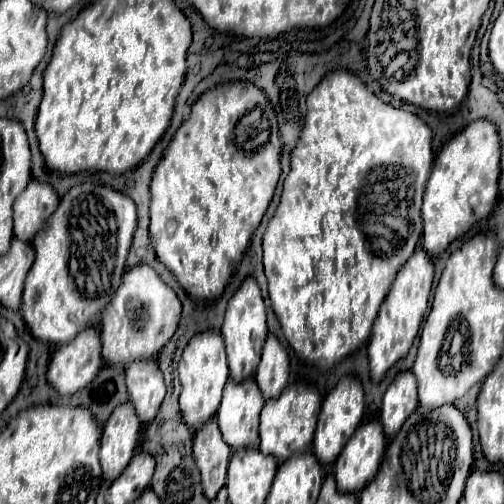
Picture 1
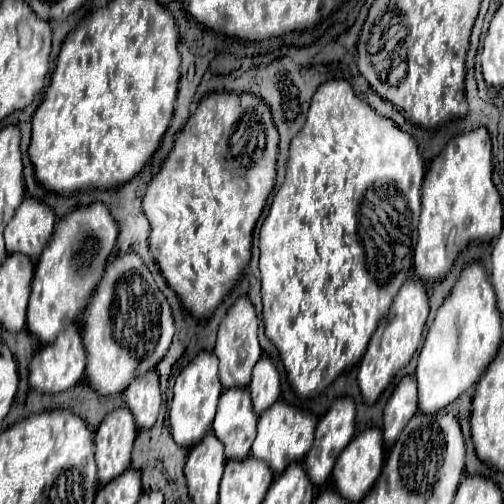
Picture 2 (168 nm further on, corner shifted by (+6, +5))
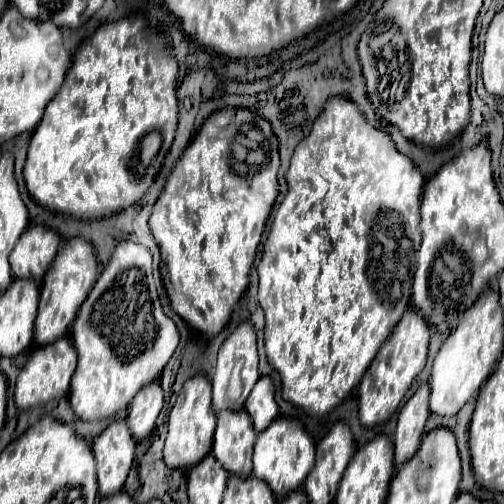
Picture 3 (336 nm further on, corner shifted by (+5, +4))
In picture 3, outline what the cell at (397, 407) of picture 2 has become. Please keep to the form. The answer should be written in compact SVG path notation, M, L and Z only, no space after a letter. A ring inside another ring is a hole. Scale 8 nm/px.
M424 383L418 387L418 391L408 399L408 403L402 407L398 415L398 427L394 435L394 447L396 457L394 463L402 465L406 459L418 451L418 443L422 441L426 421L430 417L430 385Z

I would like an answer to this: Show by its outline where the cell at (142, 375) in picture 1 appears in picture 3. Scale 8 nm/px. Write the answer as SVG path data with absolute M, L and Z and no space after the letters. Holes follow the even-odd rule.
M156 381L142 387L136 393L136 397L128 407L128 427L134 439L144 439L146 435L150 435L162 411L162 405L164 405L164 395Z

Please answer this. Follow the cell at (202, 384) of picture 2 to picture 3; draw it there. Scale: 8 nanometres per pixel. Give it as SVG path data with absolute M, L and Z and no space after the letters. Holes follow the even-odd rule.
M204 375L188 379L170 411L168 419L168 437L164 445L164 463L170 469L188 471L194 463L202 461L212 451L212 435L216 429L216 413L212 409L212 391L210 381Z

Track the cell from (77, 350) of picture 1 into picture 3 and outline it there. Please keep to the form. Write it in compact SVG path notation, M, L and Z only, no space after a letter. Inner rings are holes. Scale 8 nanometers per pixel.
M66 337L58 339L54 345L50 343L46 347L36 349L16 379L16 389L14 389L16 407L30 409L30 407L46 403L50 399L64 397L70 391L70 379L72 379L74 371L76 371L76 351Z

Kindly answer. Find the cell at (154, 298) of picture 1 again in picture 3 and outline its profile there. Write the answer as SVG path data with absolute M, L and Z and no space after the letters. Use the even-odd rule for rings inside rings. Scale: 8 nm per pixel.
M120 241L98 281L94 283L86 303L78 311L78 319L72 325L72 343L78 351L78 367L70 383L70 407L74 415L82 421L100 421L114 417L130 405L130 399L144 387L160 377L162 369L170 361L178 345L178 329L170 317L164 315L160 299L156 295L156 285L152 277L152 253L132 241Z

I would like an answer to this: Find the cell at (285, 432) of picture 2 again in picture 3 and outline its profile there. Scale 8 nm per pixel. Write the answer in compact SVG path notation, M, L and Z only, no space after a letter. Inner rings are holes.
M280 417L256 437L252 475L264 481L278 501L284 499L288 493L302 489L302 483L310 473L310 467L314 467L314 443L298 421Z

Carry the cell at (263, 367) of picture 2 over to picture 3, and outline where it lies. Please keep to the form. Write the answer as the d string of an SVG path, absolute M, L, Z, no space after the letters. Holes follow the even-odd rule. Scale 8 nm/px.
M270 377L258 379L254 391L246 399L244 409L250 415L256 433L262 433L278 417L278 405L274 401L274 385Z

